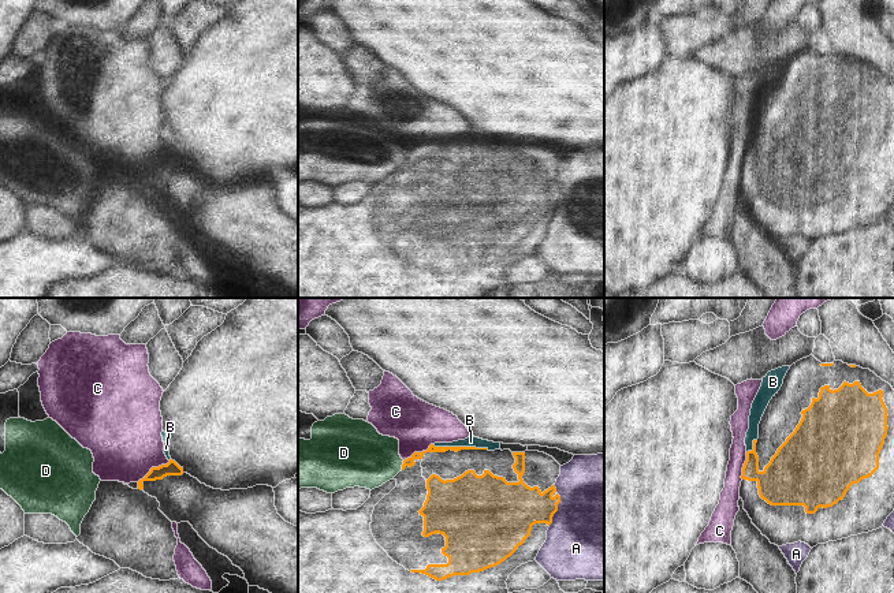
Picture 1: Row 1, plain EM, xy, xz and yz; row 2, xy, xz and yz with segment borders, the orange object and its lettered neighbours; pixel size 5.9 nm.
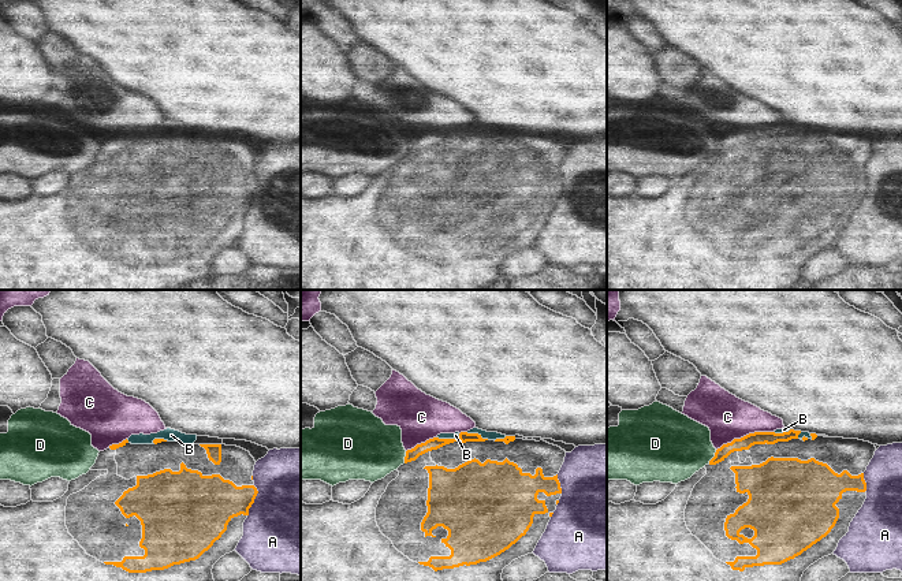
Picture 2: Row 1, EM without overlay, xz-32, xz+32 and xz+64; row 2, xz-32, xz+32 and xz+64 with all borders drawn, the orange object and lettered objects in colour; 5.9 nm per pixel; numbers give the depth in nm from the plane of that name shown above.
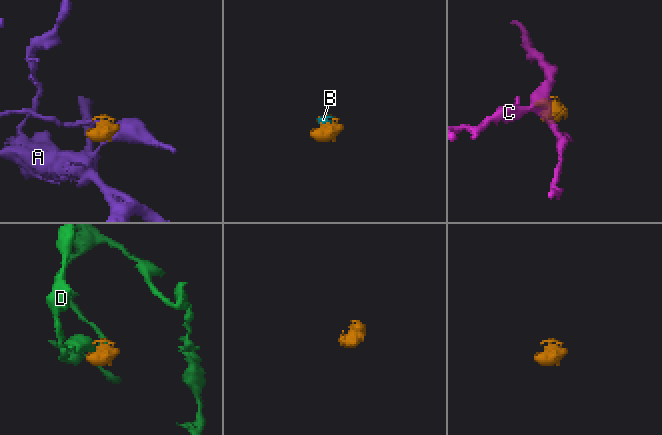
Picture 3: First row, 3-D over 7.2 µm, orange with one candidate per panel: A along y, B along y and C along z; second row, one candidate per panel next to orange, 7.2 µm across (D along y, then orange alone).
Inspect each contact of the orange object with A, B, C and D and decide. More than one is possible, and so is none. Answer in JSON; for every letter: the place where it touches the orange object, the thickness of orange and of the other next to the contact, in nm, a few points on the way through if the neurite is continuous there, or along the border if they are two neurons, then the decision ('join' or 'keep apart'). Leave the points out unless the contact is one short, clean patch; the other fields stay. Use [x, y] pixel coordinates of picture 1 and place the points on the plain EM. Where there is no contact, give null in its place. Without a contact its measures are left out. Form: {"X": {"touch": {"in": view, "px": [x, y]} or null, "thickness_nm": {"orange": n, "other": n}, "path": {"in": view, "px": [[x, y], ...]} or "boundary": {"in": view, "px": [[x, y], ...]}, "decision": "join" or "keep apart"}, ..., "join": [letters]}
{"A": {"touch": {"in": "xz", "px": [557, 200]}, "thickness_nm": {"orange": 300, "other": 480}, "boundary": {"in": "xz", "px": [[555, 179], [559, 197], [548, 219]]}, "decision": "keep apart"}, "B": {"touch": {"in": "xz", "px": [461, 141]}, "thickness_nm": {"orange": 50, "other": 60}, "boundary": {"in": "xz", "px": [[432, 138], [488, 142]]}, "decision": "keep apart"}, "C": {"touch": {"in": "xy", "px": [153, 161]}, "thickness_nm": {"orange": 80, "other": 440}, "decision": "keep apart"}, "D": {"touch": {"in": "xz", "px": [402, 159]}, "thickness_nm": {"orange": 50, "other": 360}, "boundary": {"in": "xz", "px": [[403, 155], [401, 163]]}, "decision": "keep apart"}, "join": []}

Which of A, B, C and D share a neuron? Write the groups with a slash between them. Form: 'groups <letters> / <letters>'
groups A / B C / D

